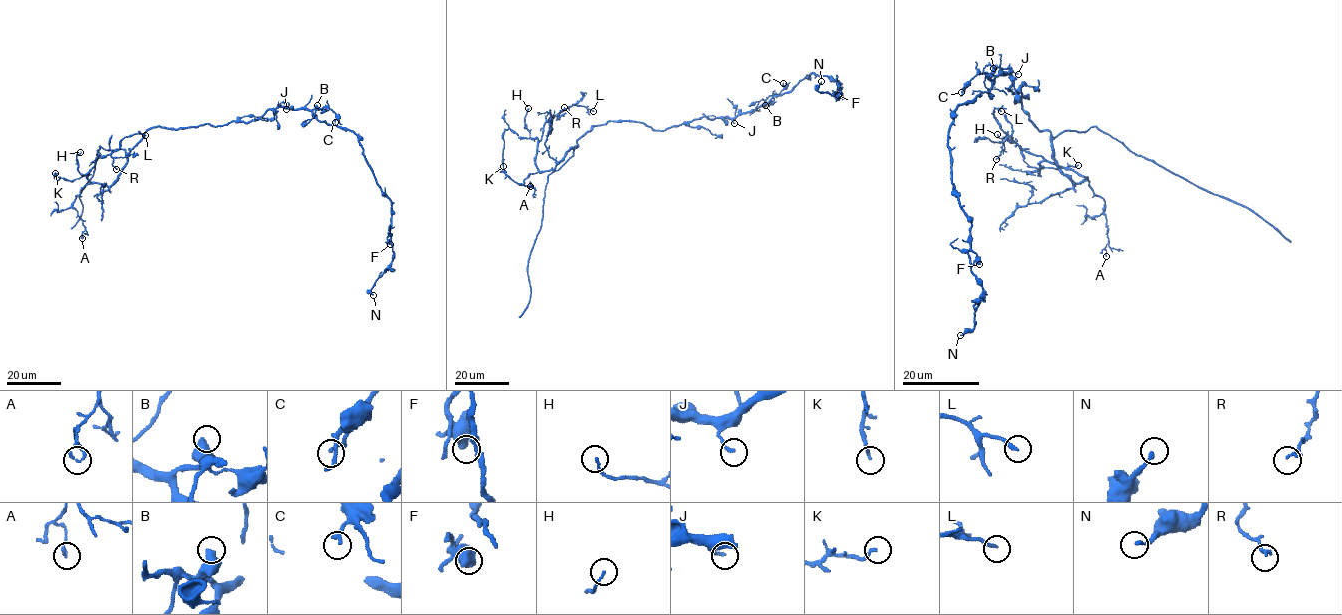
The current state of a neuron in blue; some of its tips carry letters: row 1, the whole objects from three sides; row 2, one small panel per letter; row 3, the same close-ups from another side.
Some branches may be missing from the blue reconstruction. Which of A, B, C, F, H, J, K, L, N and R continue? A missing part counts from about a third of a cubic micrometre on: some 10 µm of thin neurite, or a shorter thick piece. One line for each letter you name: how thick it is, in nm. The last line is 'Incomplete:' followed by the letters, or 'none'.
Incomplete: none

